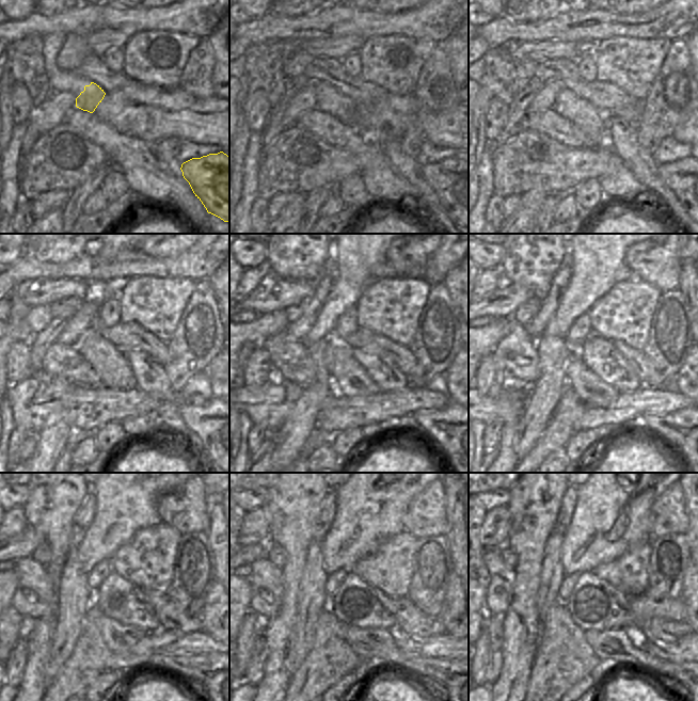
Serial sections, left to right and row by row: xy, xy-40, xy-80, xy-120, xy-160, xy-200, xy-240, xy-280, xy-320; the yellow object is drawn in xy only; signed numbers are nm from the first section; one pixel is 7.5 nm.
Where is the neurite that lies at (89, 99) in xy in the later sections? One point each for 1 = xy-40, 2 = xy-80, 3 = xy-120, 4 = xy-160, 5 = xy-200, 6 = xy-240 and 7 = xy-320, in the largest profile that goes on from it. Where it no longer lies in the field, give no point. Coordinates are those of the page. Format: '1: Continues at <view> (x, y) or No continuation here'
1: Continues at xy-40 (330, 100)
2: Continues at xy-80 (576, 110)
3: Continues at xy-120 (109, 363)
4: Continues at xy-160 (349, 379)
5: Continues at xy-200 (592, 392)
6: Continues at xy-240 (119, 638)
7: Continues at xy-320 (612, 646)

